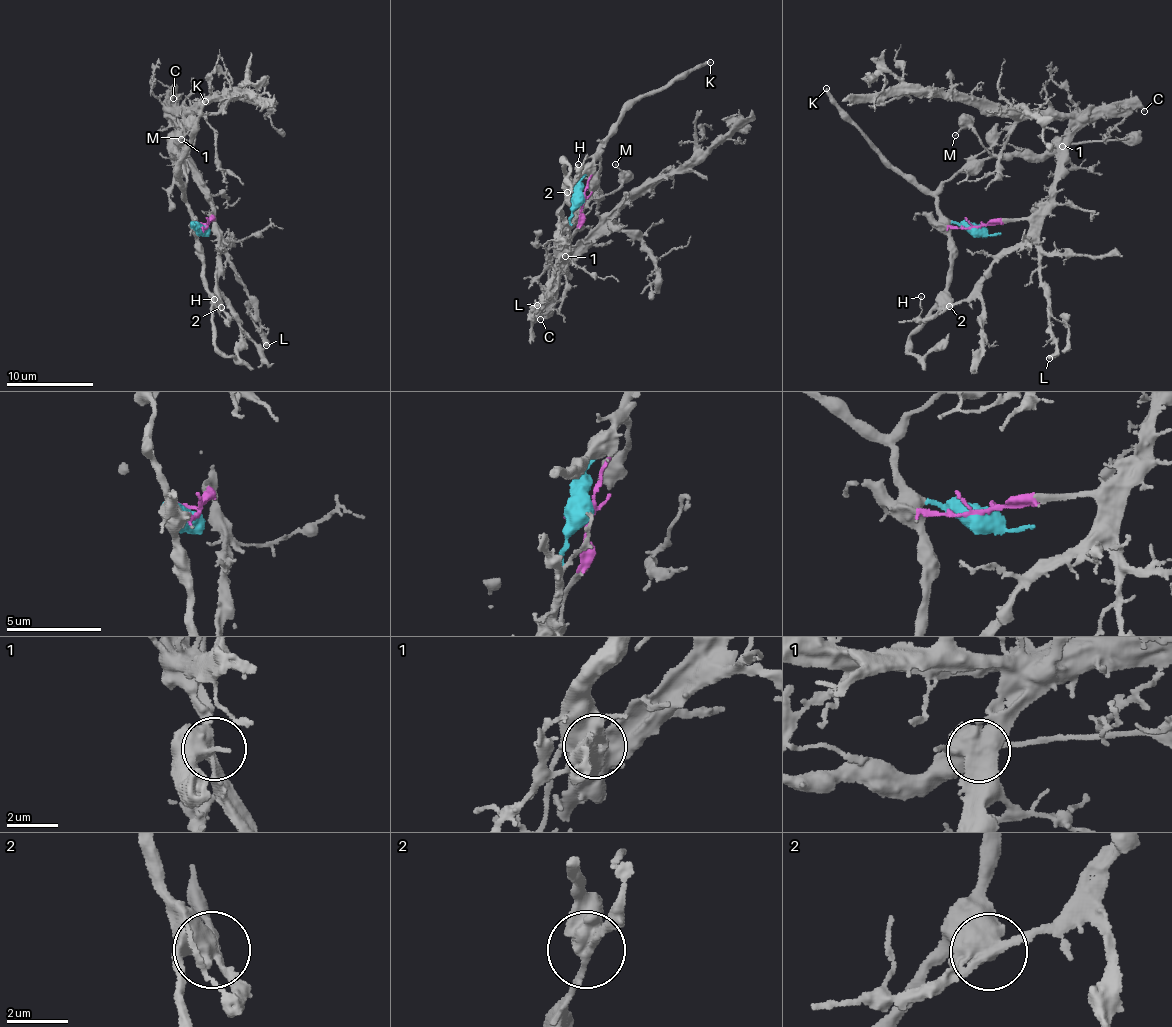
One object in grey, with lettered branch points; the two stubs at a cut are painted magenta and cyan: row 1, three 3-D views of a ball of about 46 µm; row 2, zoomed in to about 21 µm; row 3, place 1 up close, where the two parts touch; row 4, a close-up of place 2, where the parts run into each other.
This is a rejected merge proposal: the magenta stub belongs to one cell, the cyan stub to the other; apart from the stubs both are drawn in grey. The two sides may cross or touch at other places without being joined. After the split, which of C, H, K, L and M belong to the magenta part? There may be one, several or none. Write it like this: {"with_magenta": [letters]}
{"with_magenta": ["C", "H", "L"]}

